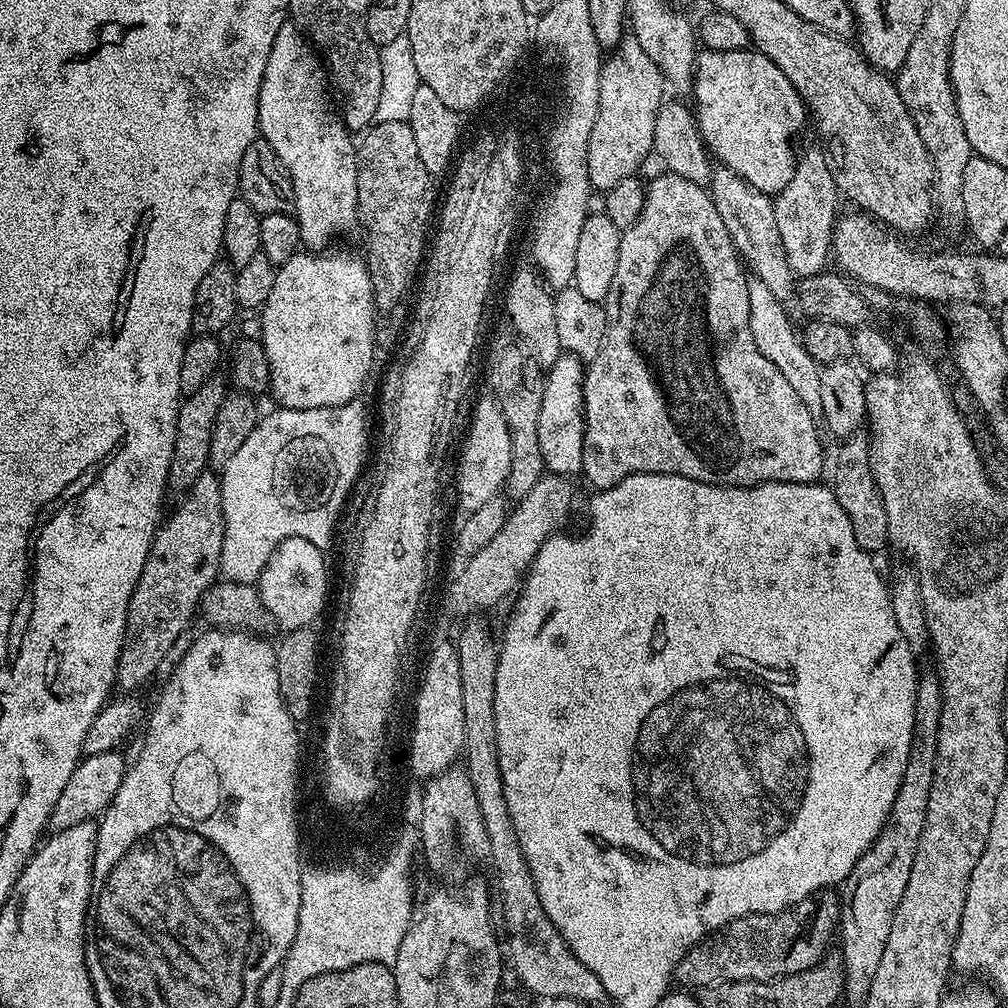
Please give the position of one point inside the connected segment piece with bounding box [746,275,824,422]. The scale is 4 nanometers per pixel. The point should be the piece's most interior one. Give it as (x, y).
(776, 337)

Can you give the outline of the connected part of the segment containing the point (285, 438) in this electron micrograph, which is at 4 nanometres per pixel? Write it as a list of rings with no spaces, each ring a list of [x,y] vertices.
[[[360,402],[339,404],[336,408],[280,408],[275,411],[261,419],[250,438],[242,442],[234,458],[222,465],[219,473],[224,511],[220,576],[235,584],[255,585],[268,555],[286,538],[306,538],[306,542],[327,549],[338,528],[336,519],[340,516],[340,507],[352,483],[360,476],[364,451],[368,448],[368,424],[364,421],[364,408]]]

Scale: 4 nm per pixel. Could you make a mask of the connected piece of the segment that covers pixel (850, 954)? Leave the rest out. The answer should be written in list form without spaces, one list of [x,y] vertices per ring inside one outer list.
[[[921,671],[916,677],[910,758],[906,762],[906,774],[902,774],[902,786],[898,786],[898,798],[894,798],[894,806],[878,838],[862,854],[842,888],[838,952],[844,965],[843,999],[856,1006],[863,1005],[868,996],[870,982],[874,982],[878,962],[882,962],[886,941],[890,939],[894,910],[898,910],[906,882],[910,882],[914,854],[918,854],[918,838],[922,838],[922,826],[926,826],[930,786],[934,786],[934,762],[938,762],[938,728],[941,722],[942,686],[939,675],[935,671]]]

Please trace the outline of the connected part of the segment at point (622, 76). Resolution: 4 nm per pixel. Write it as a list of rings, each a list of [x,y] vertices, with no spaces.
[[[635,37],[623,39],[609,56],[611,57],[605,59],[600,69],[598,116],[587,148],[587,176],[593,189],[598,192],[608,191],[622,179],[635,176],[641,171],[640,166],[653,151],[654,118],[664,102],[662,94],[663,88],[666,88],[666,81],[657,64],[651,62]]]

